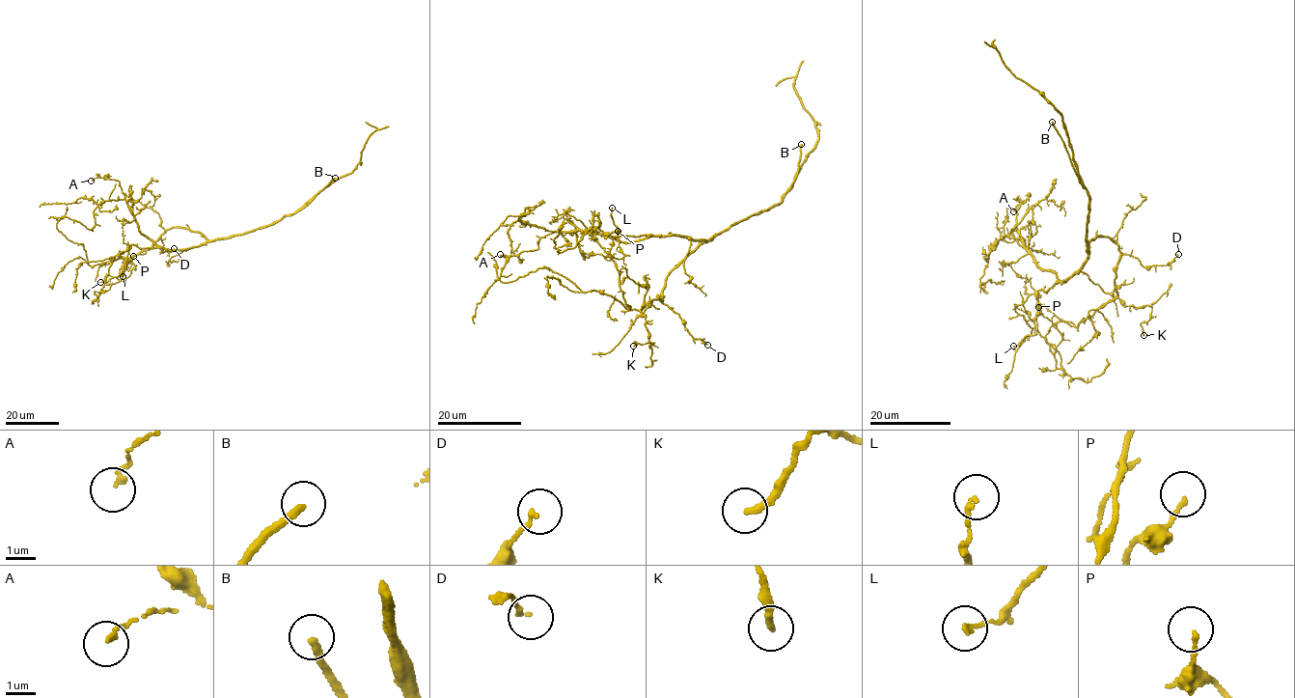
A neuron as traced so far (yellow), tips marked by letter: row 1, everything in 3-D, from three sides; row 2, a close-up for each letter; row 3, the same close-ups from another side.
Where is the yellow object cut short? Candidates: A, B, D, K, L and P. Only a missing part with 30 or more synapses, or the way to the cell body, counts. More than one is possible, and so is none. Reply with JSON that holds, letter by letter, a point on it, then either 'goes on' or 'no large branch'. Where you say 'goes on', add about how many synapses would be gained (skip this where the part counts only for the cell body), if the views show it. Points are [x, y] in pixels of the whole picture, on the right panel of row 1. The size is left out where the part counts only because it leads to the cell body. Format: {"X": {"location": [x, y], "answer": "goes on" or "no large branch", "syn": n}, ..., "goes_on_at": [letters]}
{"A": {"location": [1013, 211], "answer": "no large branch"}, "B": {"location": [1052, 122], "answer": "goes on"}, "D": {"location": [1178, 254], "answer": "no large branch"}, "K": {"location": [1143, 335], "answer": "no large branch"}, "L": {"location": [1013, 346], "answer": "no large branch"}, "P": {"location": [1038, 307], "answer": "no large branch"}, "goes_on_at": ["B"]}

